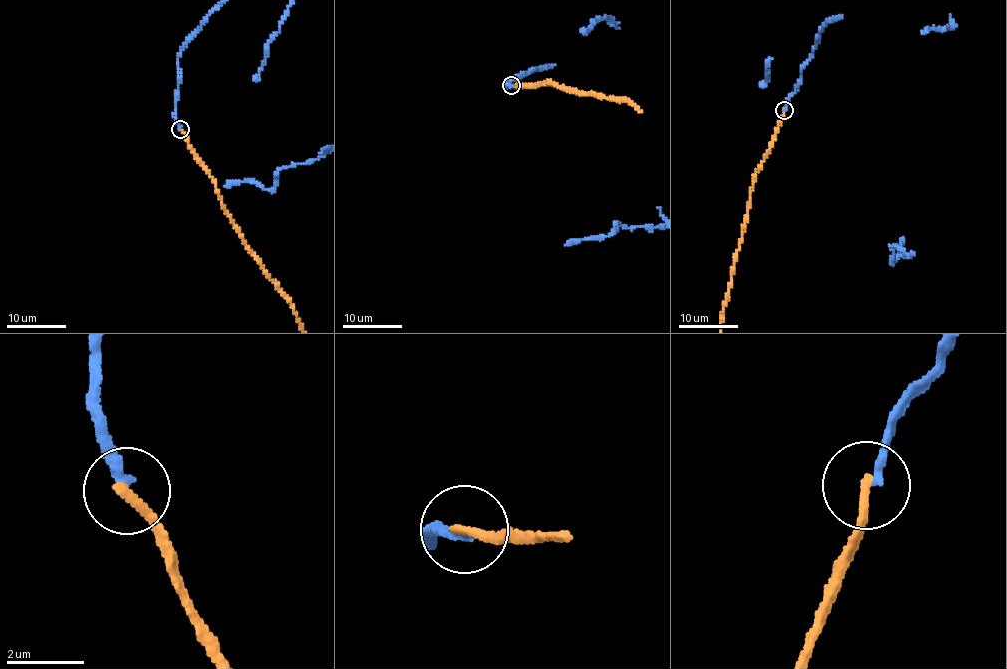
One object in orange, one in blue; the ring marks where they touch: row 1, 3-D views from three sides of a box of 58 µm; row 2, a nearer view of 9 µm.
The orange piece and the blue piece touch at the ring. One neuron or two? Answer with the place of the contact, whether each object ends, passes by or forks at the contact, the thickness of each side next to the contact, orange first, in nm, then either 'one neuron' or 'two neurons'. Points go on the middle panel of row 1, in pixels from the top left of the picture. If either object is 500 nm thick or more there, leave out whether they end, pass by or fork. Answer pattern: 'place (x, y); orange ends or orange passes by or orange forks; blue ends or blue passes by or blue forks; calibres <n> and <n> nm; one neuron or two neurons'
place (511, 85); orange ends; blue ends; calibres 280 and 220 nm; two neurons

